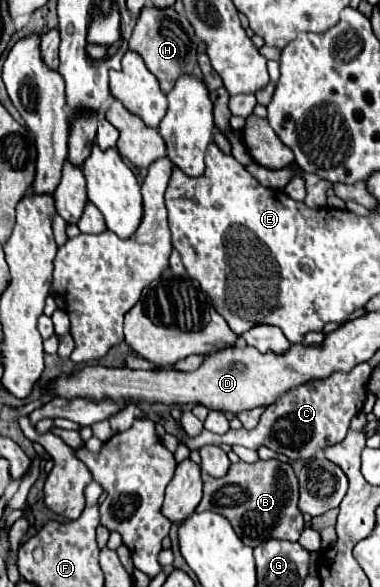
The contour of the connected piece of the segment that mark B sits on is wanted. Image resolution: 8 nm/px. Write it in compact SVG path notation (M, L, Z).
M259 459L255 463L239 461L231 465L231 471L223 479L213 479L203 473L203 483L203 499L197 505L197 511L211 509L227 517L245 545L257 547L267 539L299 539L305 521L303 513L297 507L299 481L289 463L281 459Z

